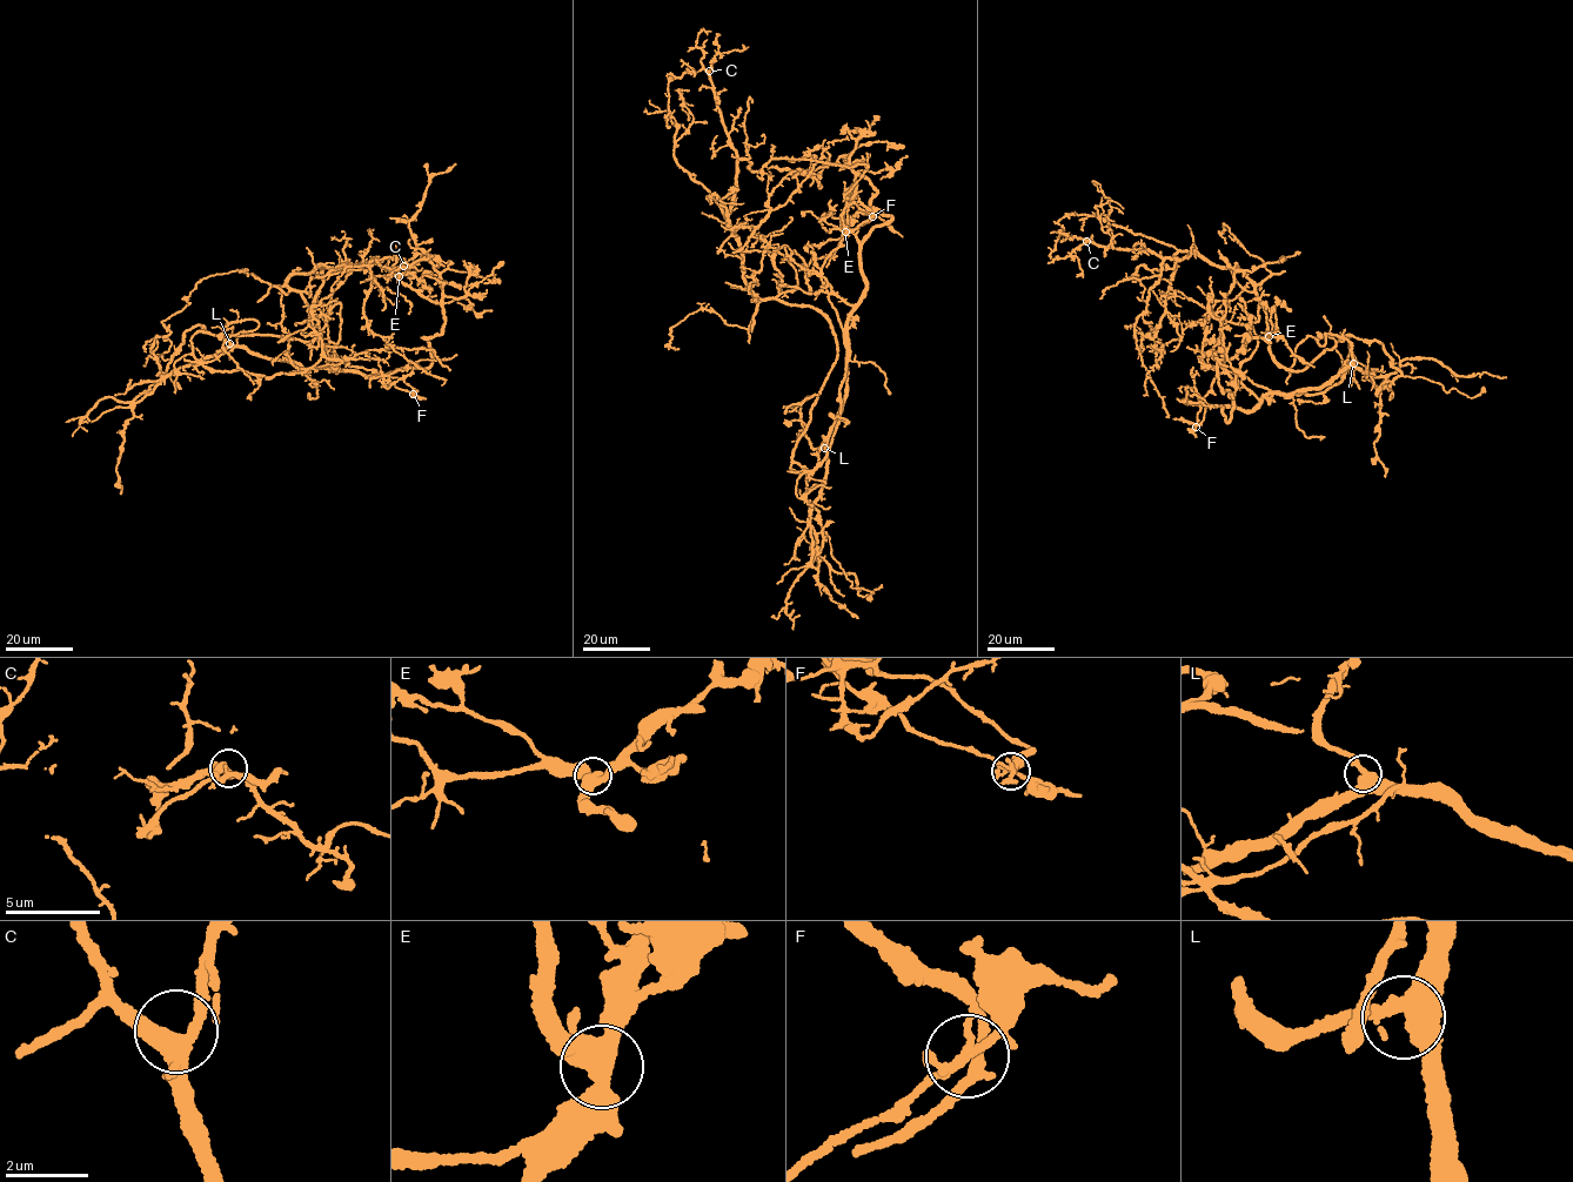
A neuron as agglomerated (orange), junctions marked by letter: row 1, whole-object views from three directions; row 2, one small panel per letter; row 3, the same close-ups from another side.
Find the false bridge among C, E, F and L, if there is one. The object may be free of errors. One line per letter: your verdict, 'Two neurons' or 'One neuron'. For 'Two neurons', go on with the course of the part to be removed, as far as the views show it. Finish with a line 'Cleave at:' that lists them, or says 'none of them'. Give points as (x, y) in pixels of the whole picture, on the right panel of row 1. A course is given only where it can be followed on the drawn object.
C: One neuron
E: One neuron
F: Two neurons. Course of the part to remove: (1196, 427), (1220, 374), (1325, 391), (1351, 336), (1287, 370), (1250, 279), (1179, 252), (1144, 395)
L: One neuron
Cleave at: F

